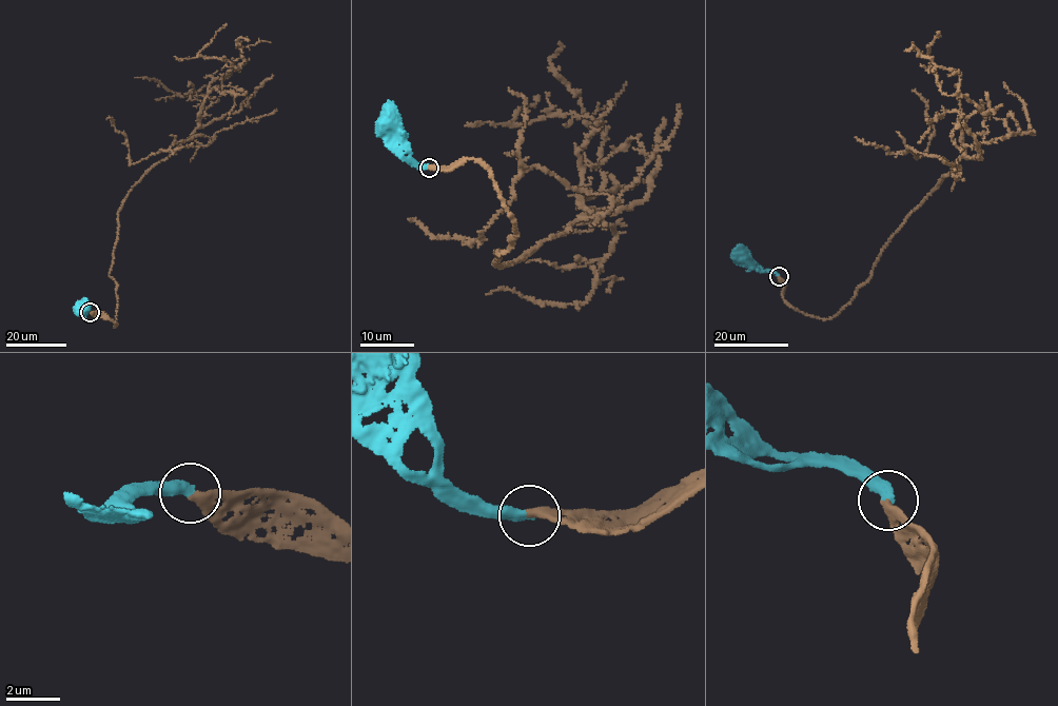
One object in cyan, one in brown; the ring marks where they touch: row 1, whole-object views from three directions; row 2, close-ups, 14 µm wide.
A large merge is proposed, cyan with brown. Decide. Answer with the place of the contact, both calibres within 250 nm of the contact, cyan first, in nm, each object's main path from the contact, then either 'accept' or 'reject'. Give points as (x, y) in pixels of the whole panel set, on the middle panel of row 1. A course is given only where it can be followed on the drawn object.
place (429, 168); calibres 400 and 400 nm; course cyan (428, 168), (420, 167), (411, 158), (405, 132), (388, 119); course brown (428, 168), (485, 167), (516, 234), (498, 266), (567, 231), (604, 179), (602, 125), (511, 124), (539, 96); accept

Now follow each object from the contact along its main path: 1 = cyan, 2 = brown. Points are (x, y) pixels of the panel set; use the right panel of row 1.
1: (779, 276), (758, 272), (740, 256)
2: (779, 276), (790, 306), (829, 318), (955, 168), (964, 119), (982, 111), (941, 92), (927, 46), (938, 32)

